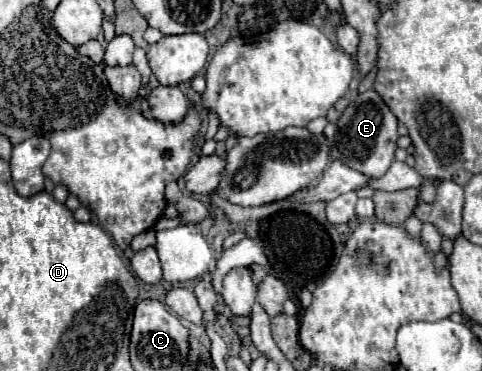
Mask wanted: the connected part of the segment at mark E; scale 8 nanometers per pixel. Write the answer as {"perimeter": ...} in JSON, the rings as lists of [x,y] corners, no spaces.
{"perimeter":[[[373,91],[359,93],[353,103],[343,111],[337,121],[337,135],[331,147],[331,155],[351,169],[357,169],[369,177],[381,177],[387,173],[393,163],[393,155],[397,149],[397,119],[385,105],[385,101]]]}

